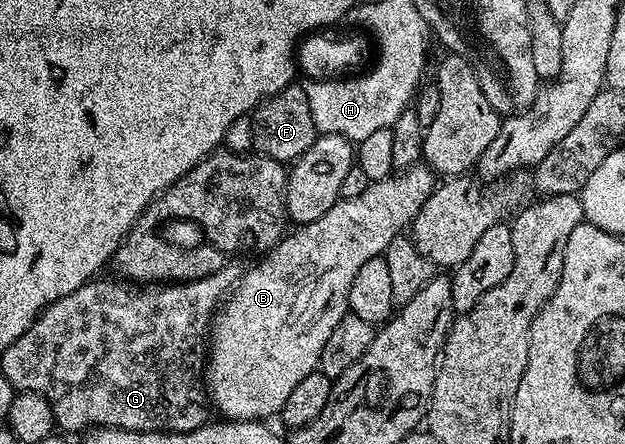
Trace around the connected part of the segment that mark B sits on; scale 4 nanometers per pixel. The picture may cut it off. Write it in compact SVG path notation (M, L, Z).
M415 165L407 167L401 172L402 175L391 177L388 179L379 179L372 181L368 185L368 189L364 189L364 193L360 193L360 197L348 197L347 199L339 199L337 203L332 205L332 209L328 209L328 213L324 213L324 217L320 217L316 221L305 224L301 229L291 230L283 235L281 241L270 248L261 256L262 259L250 272L243 274L239 278L235 288L230 292L228 298L223 302L220 310L215 314L212 320L212 326L208 336L208 366L205 368L204 375L208 380L208 395L212 400L213 406L224 414L230 421L266 421L269 415L277 416L282 410L282 406L288 397L291 396L292 389L296 385L300 385L300 381L309 374L318 371L318 362L320 361L320 353L324 349L324 341L328 341L328 337L332 334L332 329L336 329L336 325L340 325L340 321L348 313L350 302L348 301L348 293L352 289L352 280L356 278L356 272L359 271L360 265L364 265L364 261L372 261L372 257L382 255L388 249L388 245L393 239L399 238L403 234L402 231L413 224L416 213L420 213L420 209L424 205L424 201L428 201L428 197L434 192L436 186L435 172L431 171L425 165Z

